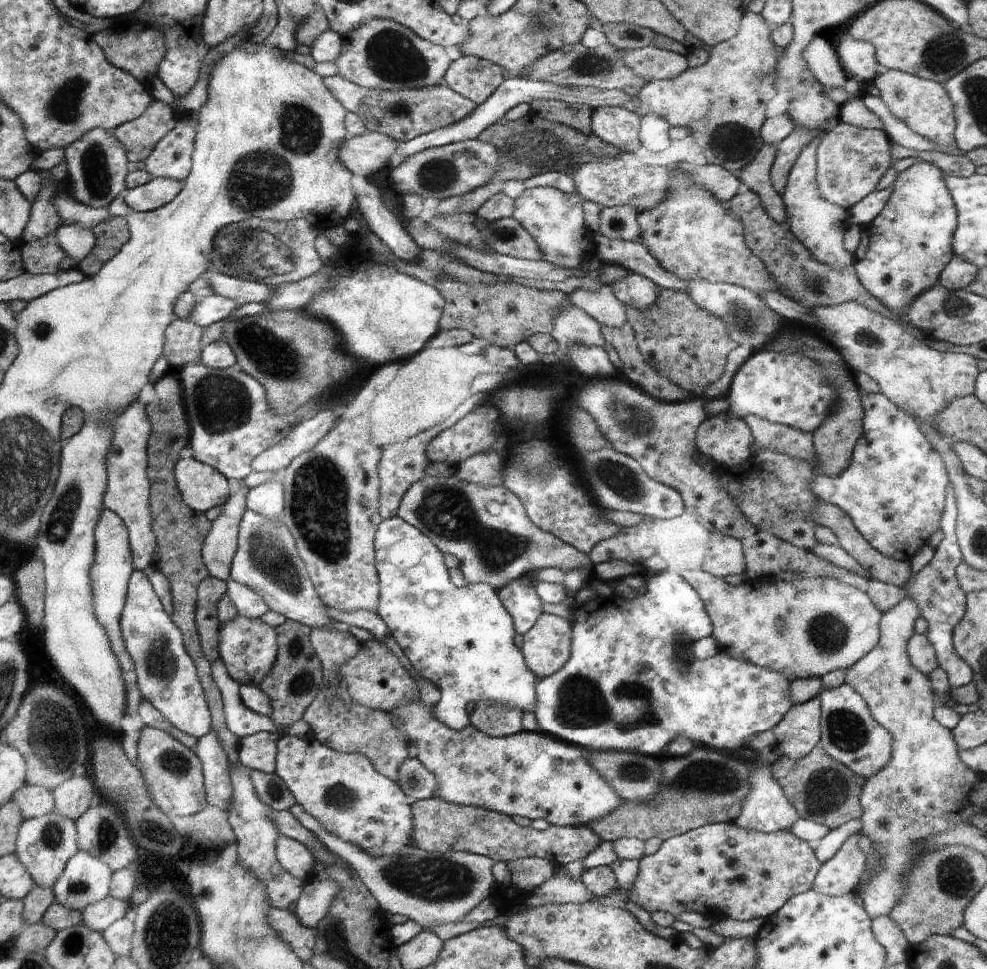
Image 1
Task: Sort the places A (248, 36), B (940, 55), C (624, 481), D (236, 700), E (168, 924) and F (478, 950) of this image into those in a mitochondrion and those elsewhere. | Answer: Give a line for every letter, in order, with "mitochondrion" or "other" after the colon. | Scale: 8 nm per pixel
A: other
B: mitochondrion
C: mitochondrion
D: other
E: mitochondrion
F: other

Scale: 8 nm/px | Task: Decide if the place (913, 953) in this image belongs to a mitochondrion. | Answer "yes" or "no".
no

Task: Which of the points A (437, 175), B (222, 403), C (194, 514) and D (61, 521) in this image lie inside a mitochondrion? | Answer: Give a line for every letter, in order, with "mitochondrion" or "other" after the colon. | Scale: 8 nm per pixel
A: mitochondrion
B: mitochondrion
C: other
D: mitochondrion

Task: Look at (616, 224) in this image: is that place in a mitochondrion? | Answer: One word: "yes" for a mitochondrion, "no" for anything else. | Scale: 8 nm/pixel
yes

